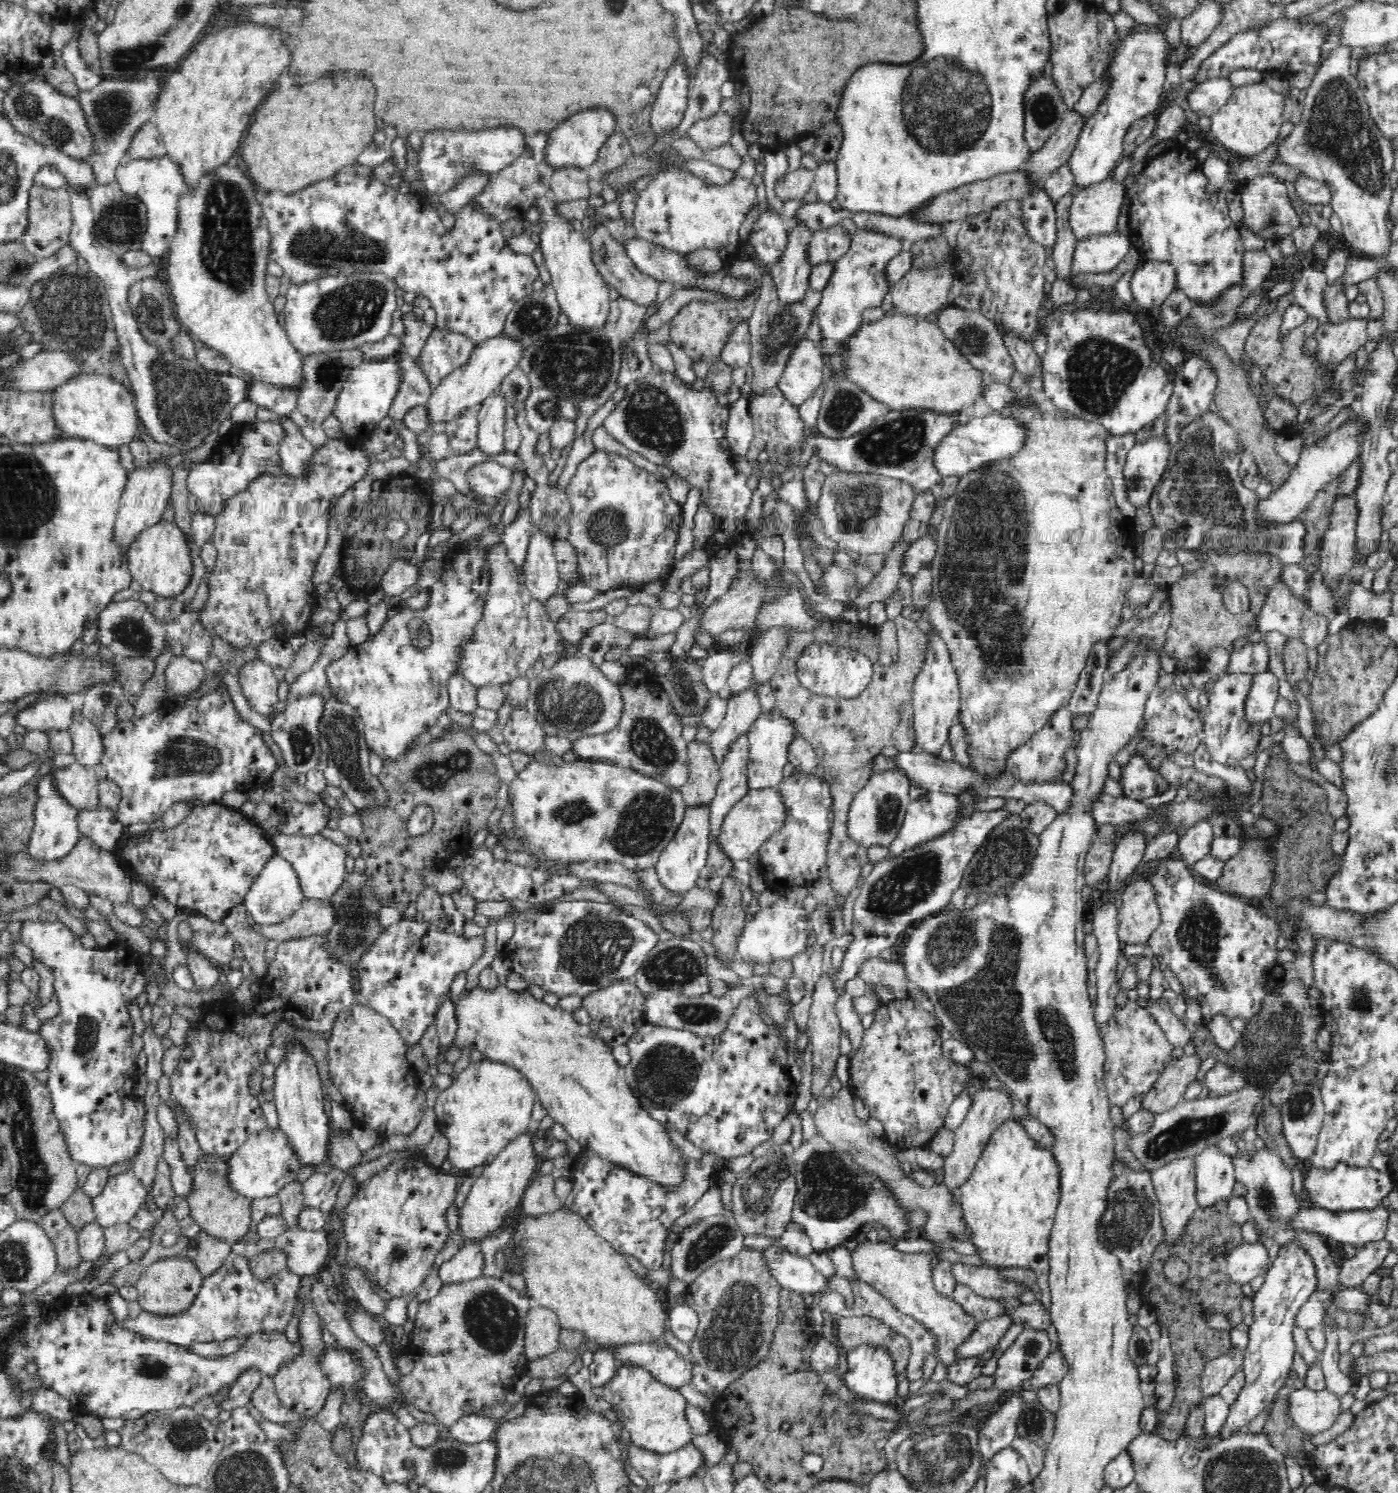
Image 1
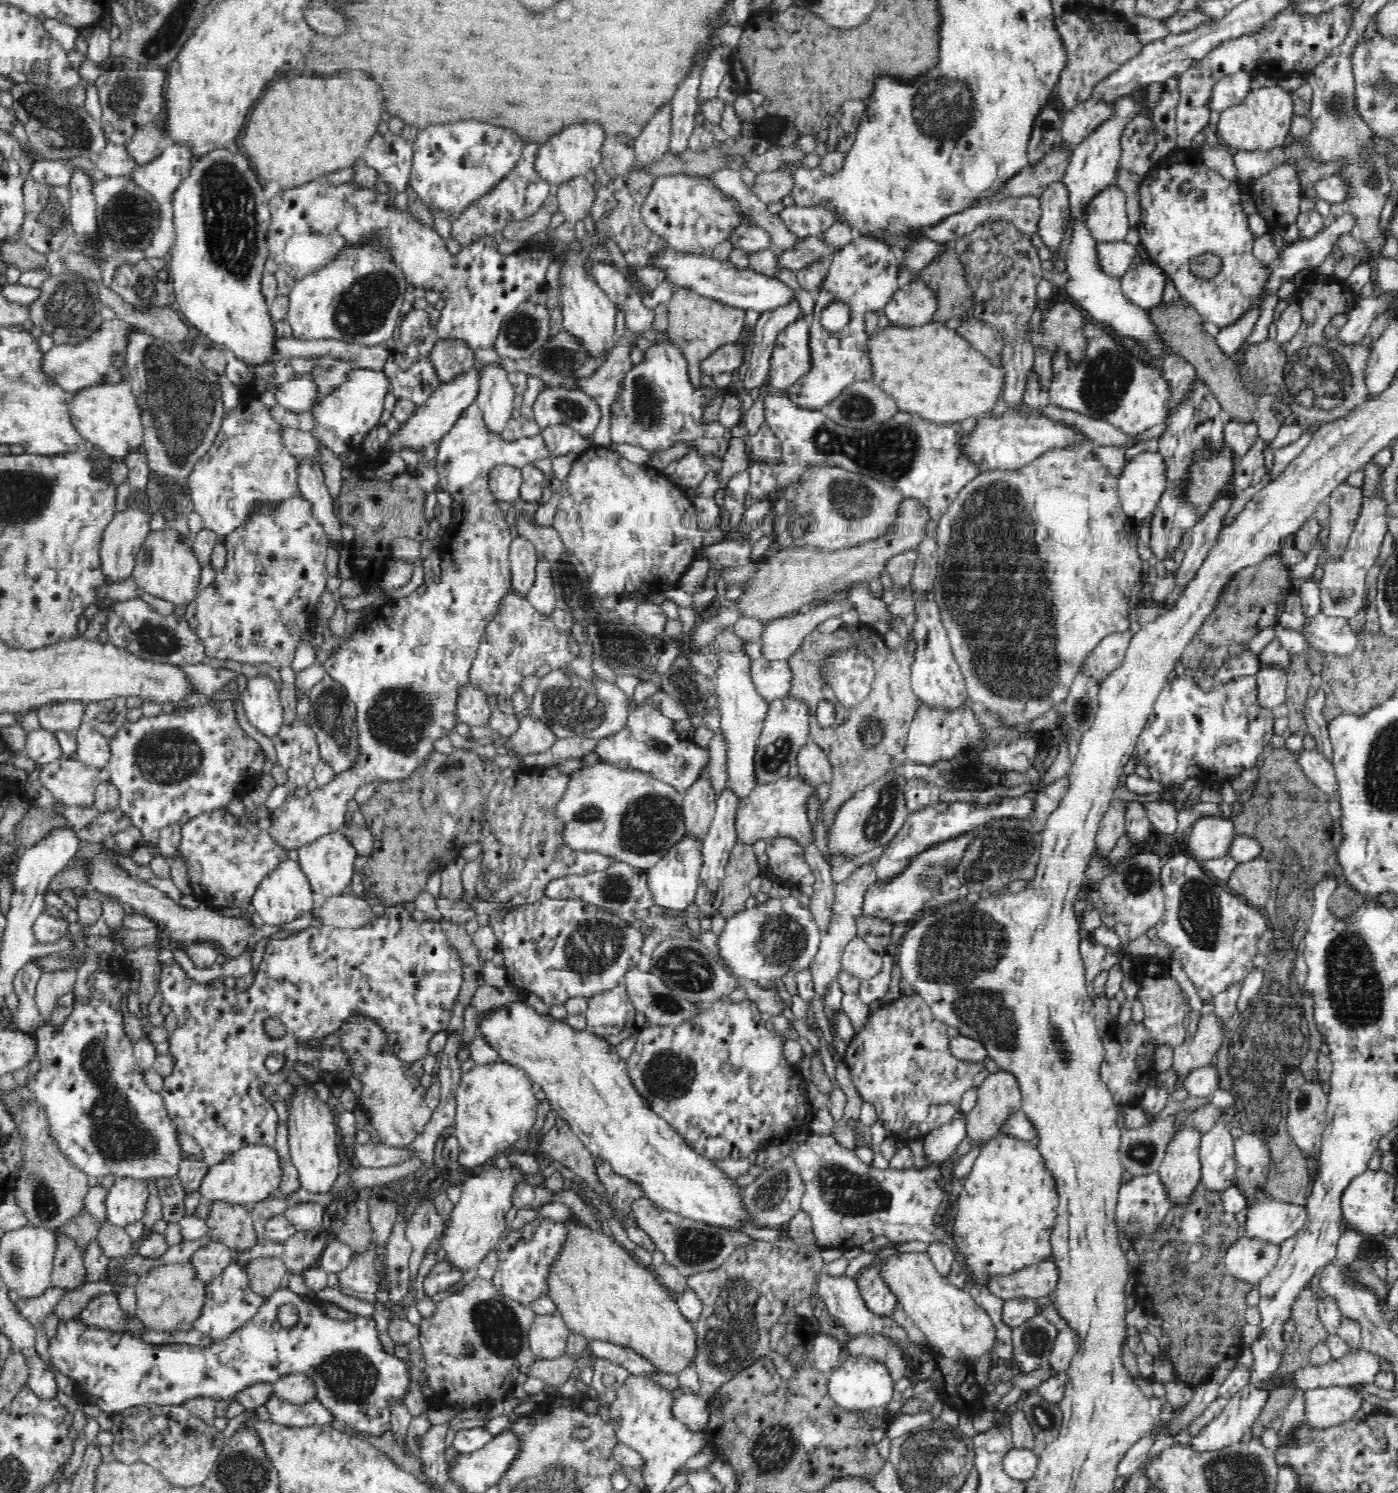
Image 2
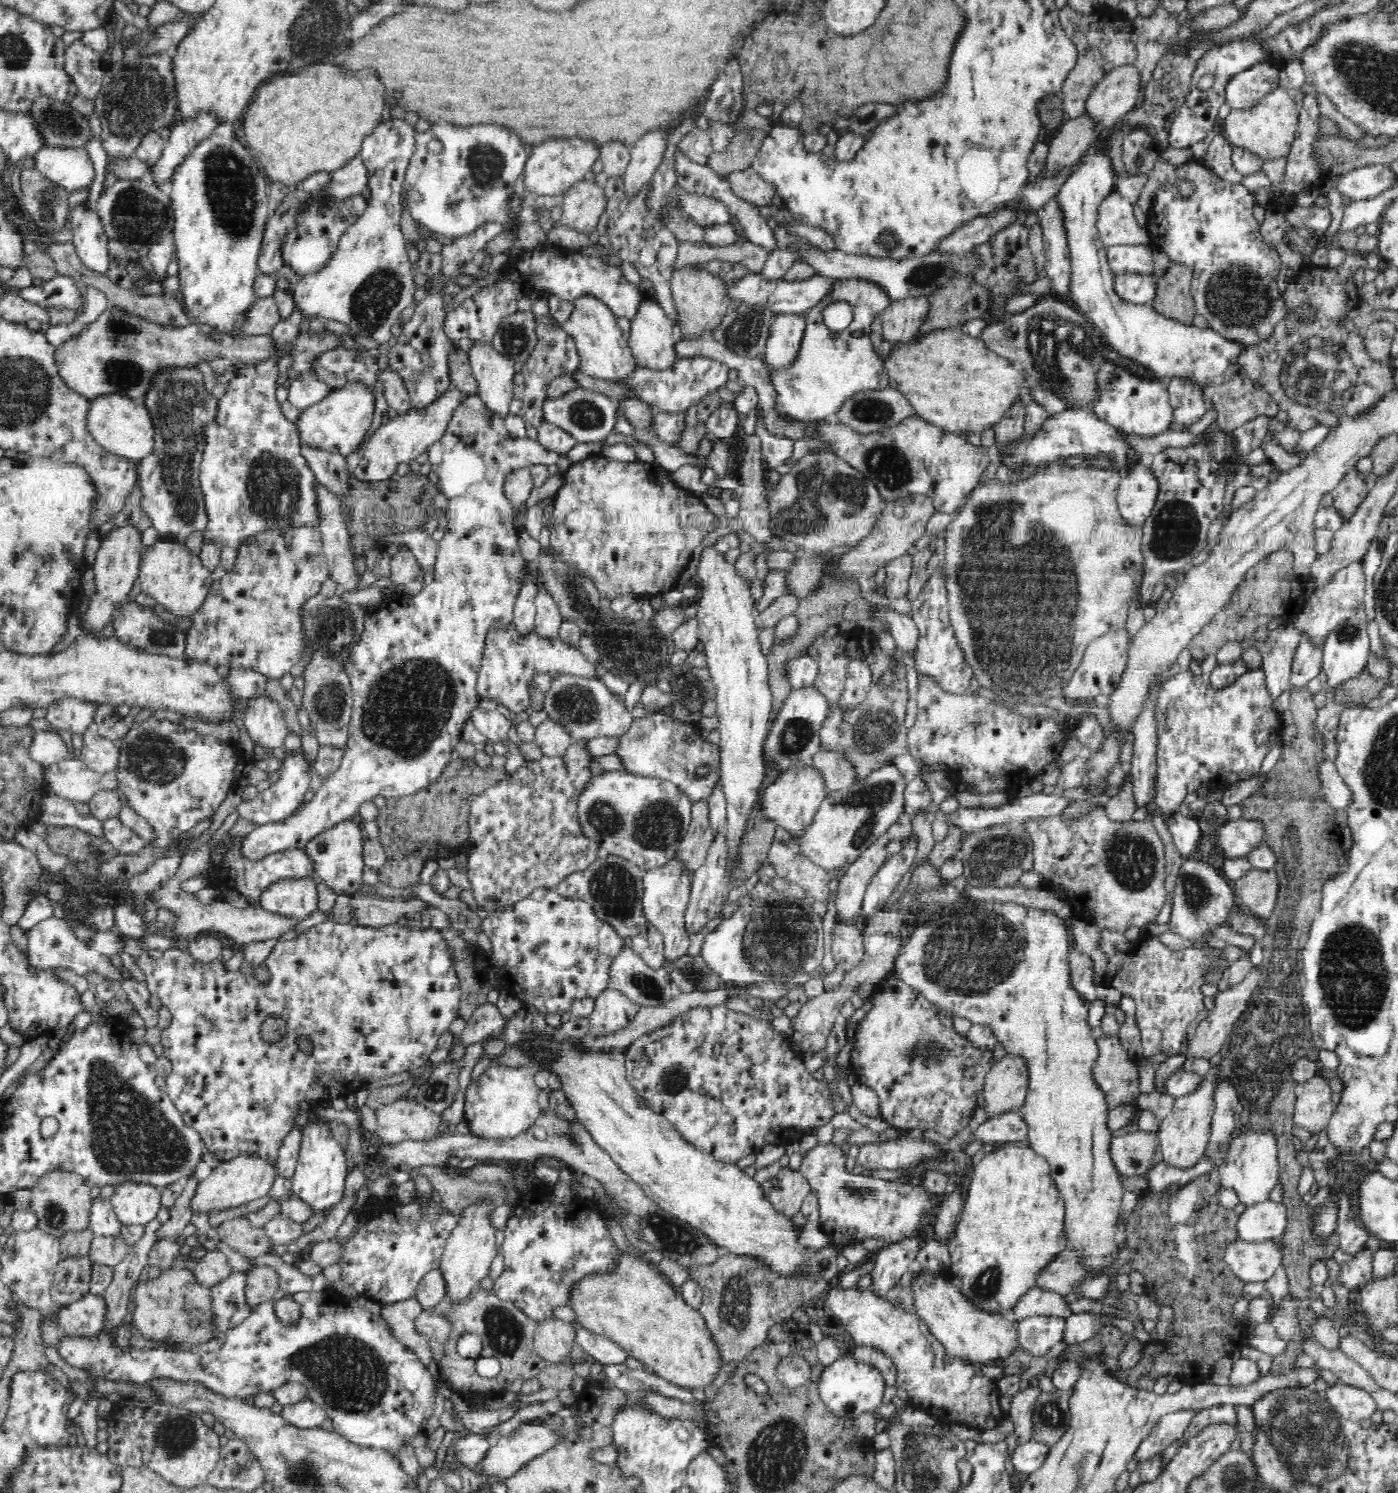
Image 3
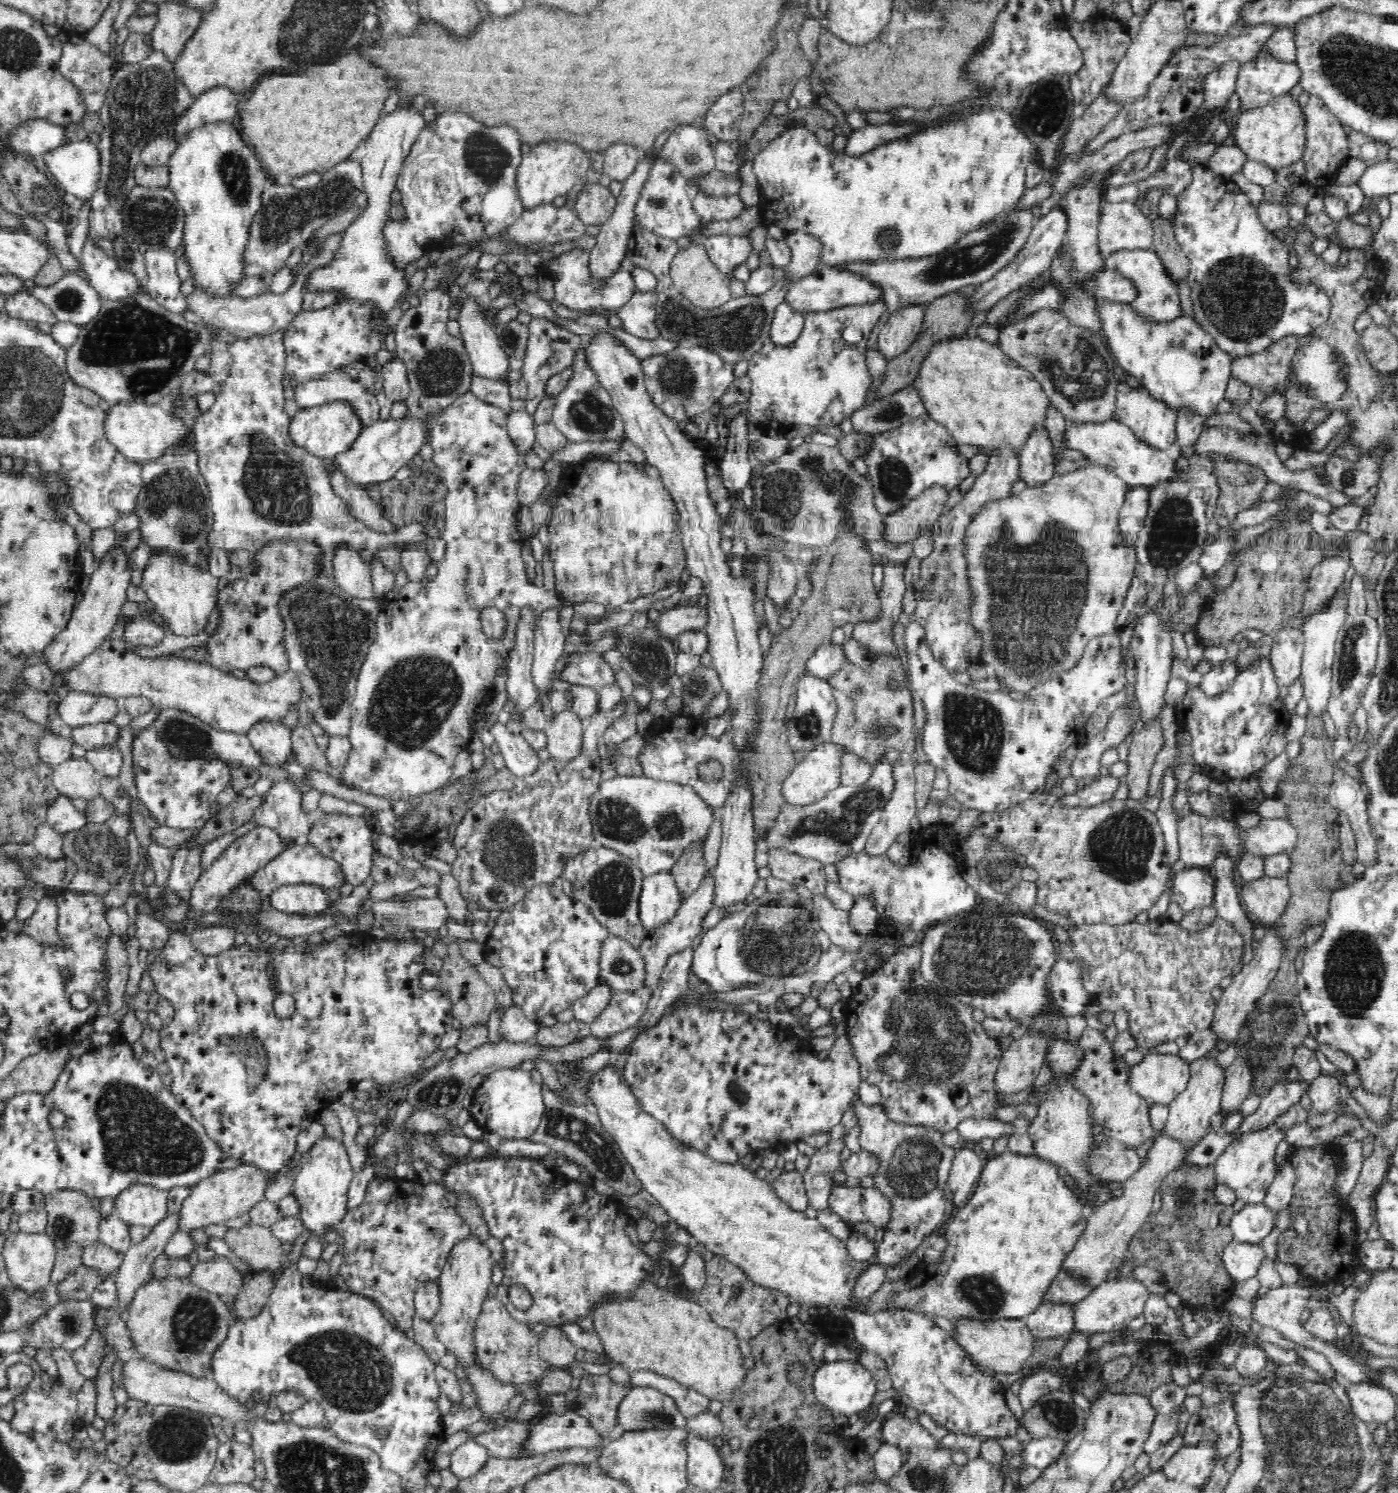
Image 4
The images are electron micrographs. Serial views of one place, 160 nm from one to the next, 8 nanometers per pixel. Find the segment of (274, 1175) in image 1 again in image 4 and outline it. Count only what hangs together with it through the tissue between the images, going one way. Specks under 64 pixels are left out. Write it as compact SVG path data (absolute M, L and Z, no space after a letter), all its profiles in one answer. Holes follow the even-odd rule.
M245 1162L236 1168L222 1169L216 1174L212 1174L210 1178L201 1180L191 1187L188 1198L177 1205L177 1228L189 1233L192 1230L204 1230L204 1228L227 1221L235 1223L242 1214L264 1199L264 1190L267 1186L266 1175L268 1175L268 1171Z

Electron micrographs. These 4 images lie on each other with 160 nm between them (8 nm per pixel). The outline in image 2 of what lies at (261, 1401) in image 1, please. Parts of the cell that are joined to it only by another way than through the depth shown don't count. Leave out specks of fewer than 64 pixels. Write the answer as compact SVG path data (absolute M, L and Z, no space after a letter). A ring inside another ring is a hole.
M273 1394L265 1406L276 1423L287 1427L322 1426L334 1420L332 1413L315 1399L306 1404L292 1404Z

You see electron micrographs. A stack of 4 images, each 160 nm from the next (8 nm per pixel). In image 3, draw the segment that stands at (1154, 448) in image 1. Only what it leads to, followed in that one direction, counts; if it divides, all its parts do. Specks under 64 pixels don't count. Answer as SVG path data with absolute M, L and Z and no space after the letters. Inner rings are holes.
M1148 463L1136 464L1123 474L1117 493L1119 513L1129 526L1143 527L1154 509L1158 483Z

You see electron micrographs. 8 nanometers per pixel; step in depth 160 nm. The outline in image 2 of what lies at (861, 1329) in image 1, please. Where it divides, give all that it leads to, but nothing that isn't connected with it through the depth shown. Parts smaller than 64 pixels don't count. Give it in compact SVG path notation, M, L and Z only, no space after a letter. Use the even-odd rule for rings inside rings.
M849 1334L849 1338L847 1345L850 1356L866 1357L884 1365L894 1382L904 1377L906 1361L894 1341L880 1335L852 1338Z

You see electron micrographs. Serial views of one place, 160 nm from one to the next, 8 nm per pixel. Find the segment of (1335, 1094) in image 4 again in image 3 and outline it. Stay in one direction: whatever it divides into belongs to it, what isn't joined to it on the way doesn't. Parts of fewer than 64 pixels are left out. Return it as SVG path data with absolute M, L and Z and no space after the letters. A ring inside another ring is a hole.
M1313 1076L1298 1087L1293 1125L1312 1133L1322 1132L1335 1112L1329 1079Z

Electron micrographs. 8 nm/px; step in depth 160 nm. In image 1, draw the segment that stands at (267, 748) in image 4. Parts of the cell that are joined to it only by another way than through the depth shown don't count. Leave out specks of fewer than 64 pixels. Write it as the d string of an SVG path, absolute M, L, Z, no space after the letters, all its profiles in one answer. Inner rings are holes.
M261 659L252 660L248 664L244 664L239 669L238 680L241 690L252 707L254 712L258 712L260 716L264 716L266 720L270 720L276 714L276 704L278 704L278 679L274 676L273 667L262 661Z

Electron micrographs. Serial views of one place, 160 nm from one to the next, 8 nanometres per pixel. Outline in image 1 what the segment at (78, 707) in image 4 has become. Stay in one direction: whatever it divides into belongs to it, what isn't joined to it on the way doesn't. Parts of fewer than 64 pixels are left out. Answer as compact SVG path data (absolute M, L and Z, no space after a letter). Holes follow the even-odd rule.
M50 695L39 698L34 704L18 712L15 720L16 724L27 731L68 731L74 712L74 706L66 698Z

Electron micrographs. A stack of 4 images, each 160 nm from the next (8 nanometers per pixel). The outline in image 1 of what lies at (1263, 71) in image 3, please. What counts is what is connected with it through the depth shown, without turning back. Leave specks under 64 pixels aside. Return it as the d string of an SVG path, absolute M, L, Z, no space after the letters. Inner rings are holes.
M1229 77L1205 80L1193 88L1193 92L1188 95L1188 106L1200 117L1211 117L1222 106L1228 104L1234 88Z

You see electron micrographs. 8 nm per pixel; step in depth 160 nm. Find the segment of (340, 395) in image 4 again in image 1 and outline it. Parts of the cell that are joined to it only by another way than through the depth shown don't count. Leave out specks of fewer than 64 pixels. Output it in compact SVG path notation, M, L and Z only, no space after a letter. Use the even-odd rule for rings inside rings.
M256 381L248 392L248 400L255 402L258 407L286 418L290 413L295 412L301 394L299 388L285 388L285 386L260 381Z

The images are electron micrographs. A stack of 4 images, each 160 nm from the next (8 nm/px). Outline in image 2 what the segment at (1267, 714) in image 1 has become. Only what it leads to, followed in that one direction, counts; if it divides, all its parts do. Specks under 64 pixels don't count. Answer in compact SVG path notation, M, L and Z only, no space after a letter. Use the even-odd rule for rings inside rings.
M1263 665L1256 675L1260 705L1272 709L1284 704L1284 696L1287 695L1287 674L1282 665Z

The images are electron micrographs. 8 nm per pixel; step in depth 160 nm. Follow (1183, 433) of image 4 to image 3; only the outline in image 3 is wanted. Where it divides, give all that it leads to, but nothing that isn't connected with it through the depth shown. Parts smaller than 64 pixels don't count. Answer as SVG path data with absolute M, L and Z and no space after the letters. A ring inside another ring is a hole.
M1174 381L1167 386L1167 390L1173 407L1173 422L1188 428L1203 418L1206 400L1198 387Z

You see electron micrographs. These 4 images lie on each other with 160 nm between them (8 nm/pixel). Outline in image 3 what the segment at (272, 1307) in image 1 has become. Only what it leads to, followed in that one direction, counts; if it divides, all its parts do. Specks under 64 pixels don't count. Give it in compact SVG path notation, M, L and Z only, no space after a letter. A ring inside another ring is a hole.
M233 1271L226 1280L211 1288L220 1333L242 1324L252 1312L245 1299L245 1278L244 1272ZM86 1294L72 1304L58 1308L57 1330L66 1339L88 1339L104 1328L105 1300L102 1296Z

